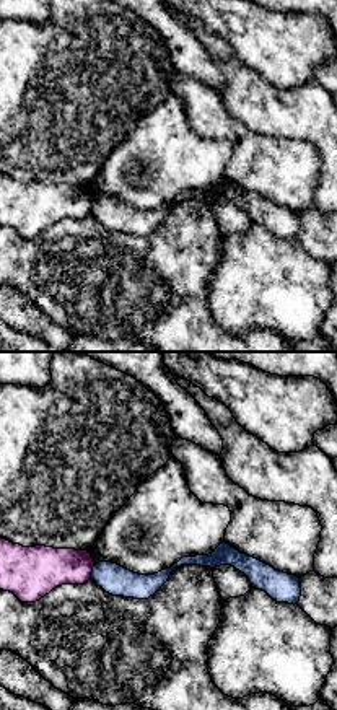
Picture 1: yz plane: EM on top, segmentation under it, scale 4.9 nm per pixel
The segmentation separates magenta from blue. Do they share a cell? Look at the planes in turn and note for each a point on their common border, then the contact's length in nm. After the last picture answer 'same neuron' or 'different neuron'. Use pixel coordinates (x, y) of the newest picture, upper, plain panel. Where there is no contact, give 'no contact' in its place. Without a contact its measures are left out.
contact (91, 205); length 80 nm

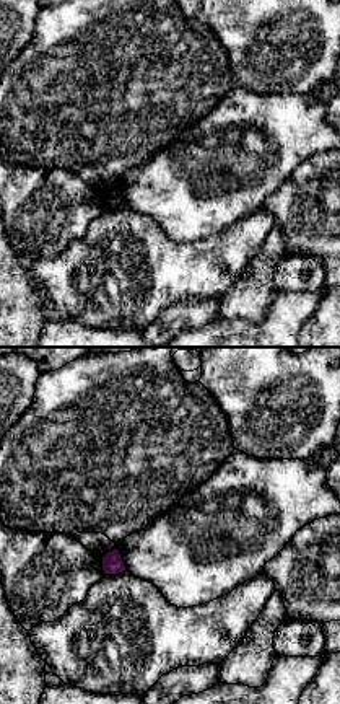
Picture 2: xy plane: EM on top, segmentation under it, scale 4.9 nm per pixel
no contact

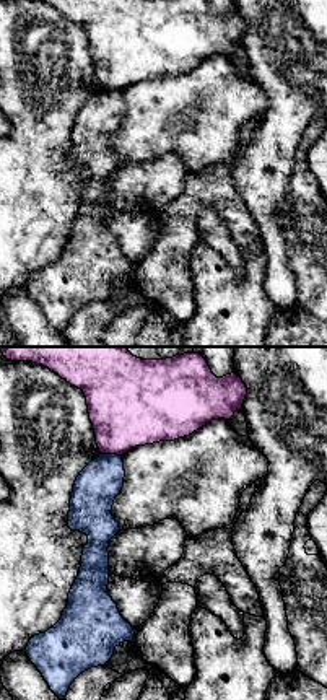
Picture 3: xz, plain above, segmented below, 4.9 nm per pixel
contact (111, 88); length 110 nm

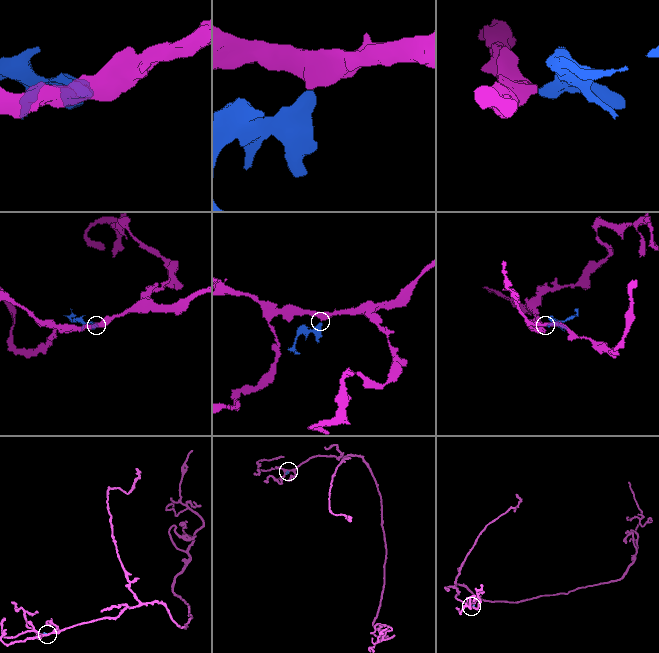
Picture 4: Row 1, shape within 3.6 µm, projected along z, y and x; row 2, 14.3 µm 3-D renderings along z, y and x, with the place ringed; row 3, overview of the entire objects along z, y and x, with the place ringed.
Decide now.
different neuron

